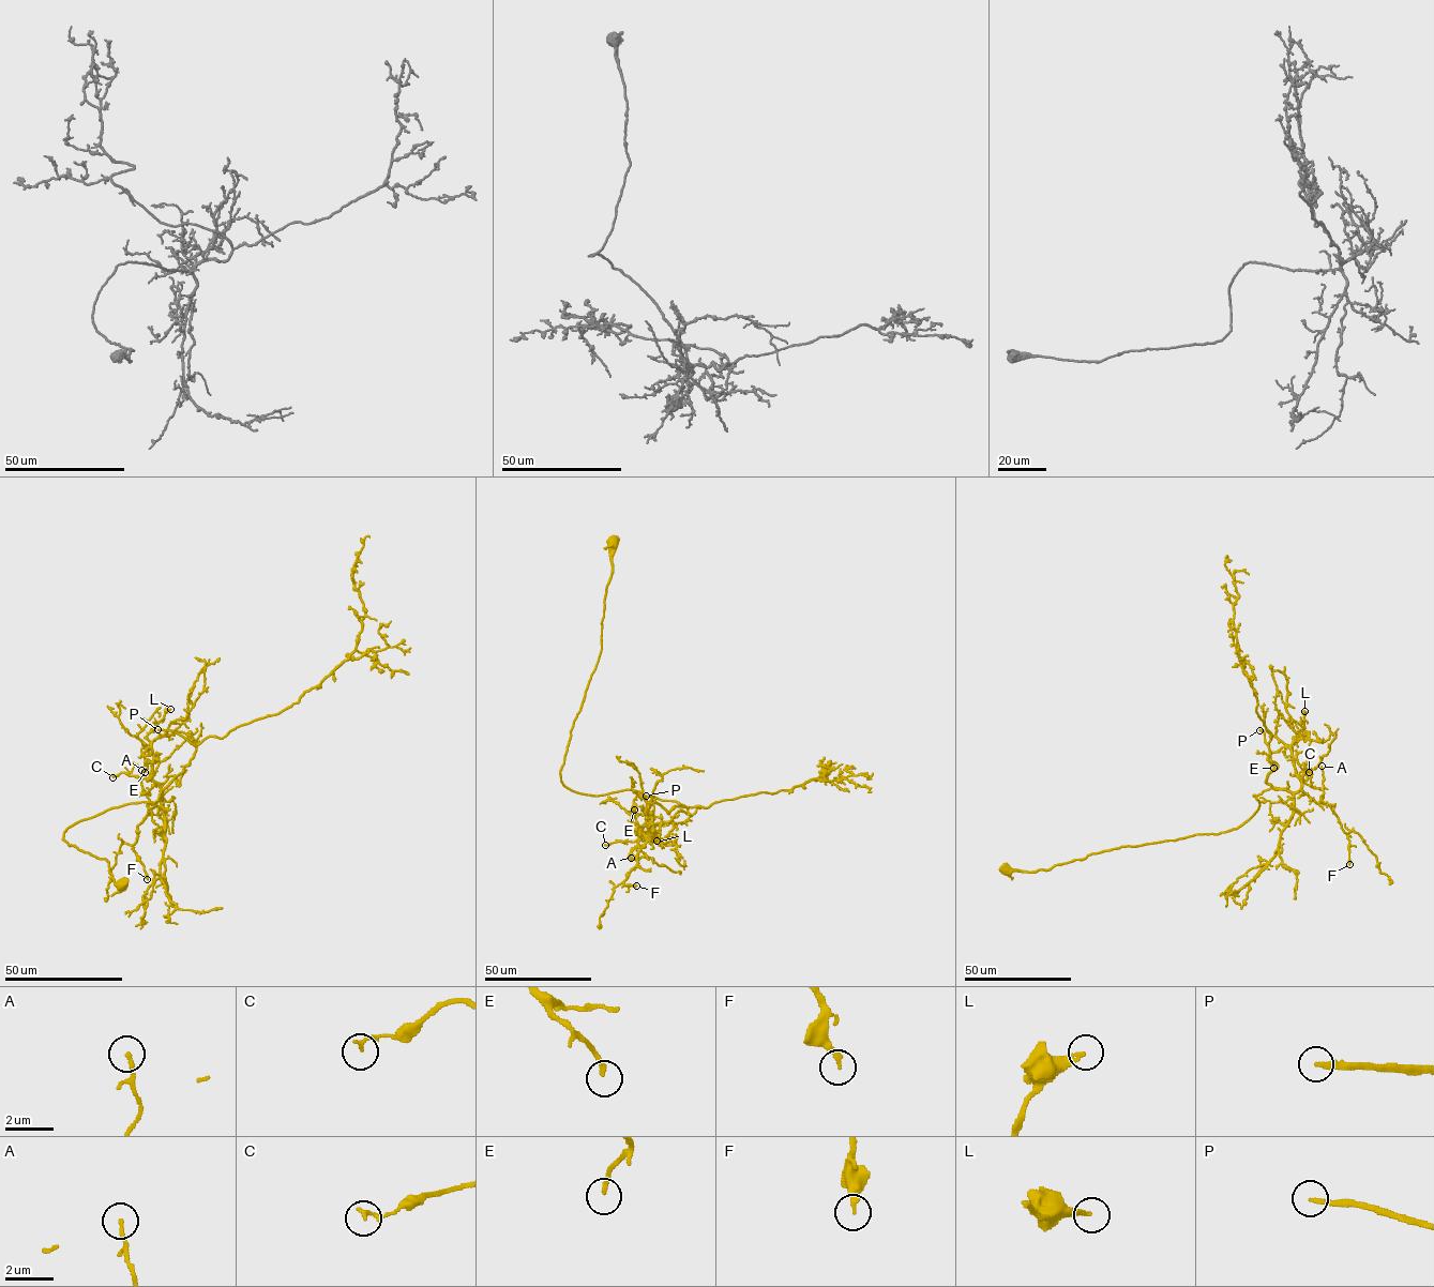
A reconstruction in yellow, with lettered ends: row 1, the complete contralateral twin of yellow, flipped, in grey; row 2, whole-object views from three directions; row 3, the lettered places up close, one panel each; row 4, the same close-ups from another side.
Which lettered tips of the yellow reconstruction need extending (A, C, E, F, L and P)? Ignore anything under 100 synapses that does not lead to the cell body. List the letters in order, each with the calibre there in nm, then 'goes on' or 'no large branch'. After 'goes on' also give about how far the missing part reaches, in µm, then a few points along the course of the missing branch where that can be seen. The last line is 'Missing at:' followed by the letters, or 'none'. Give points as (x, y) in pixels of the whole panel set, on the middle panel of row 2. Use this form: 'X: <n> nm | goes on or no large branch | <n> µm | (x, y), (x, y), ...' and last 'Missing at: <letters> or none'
A: 110 nm | no large branch
C: 130 nm | no large branch
E: 170 nm | no large branch
F: 190 nm | no large branch
L: 240 nm | no large branch
P: 200 nm | goes on | 130 µm | (646, 796), (620, 799), (612, 791), (559, 781), (554, 775), (559, 765), (548, 772), (531, 771), (525, 766)
Missing at: P

